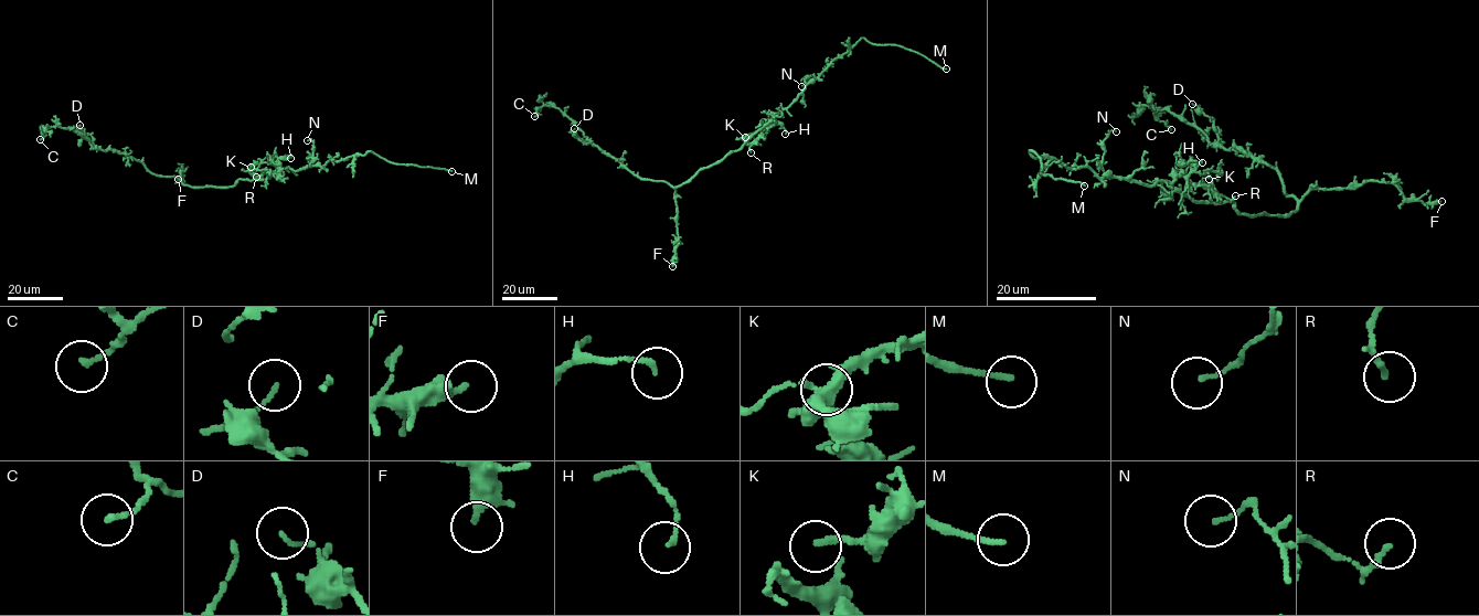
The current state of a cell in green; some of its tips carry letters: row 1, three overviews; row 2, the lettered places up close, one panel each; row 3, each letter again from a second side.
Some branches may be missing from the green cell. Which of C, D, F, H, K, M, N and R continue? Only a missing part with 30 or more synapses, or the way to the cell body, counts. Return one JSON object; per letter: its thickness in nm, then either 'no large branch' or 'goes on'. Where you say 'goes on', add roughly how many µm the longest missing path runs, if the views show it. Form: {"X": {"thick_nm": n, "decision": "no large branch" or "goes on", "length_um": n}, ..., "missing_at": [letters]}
{"C": {"thick_nm": 150, "decision": "no large branch"}, "D": {"thick_nm": 120, "decision": "no large branch"}, "F": {"thick_nm": 220, "decision": "no large branch"}, "H": {"thick_nm": 120, "decision": "no large branch"}, "K": {"thick_nm": 190, "decision": "no large branch"}, "M": {"thick_nm": 160, "decision": "goes on", "length_um": 8}, "N": {"thick_nm": 110, "decision": "no large branch"}, "R": {"thick_nm": 120, "decision": "no large branch"}, "missing_at": ["M"]}

